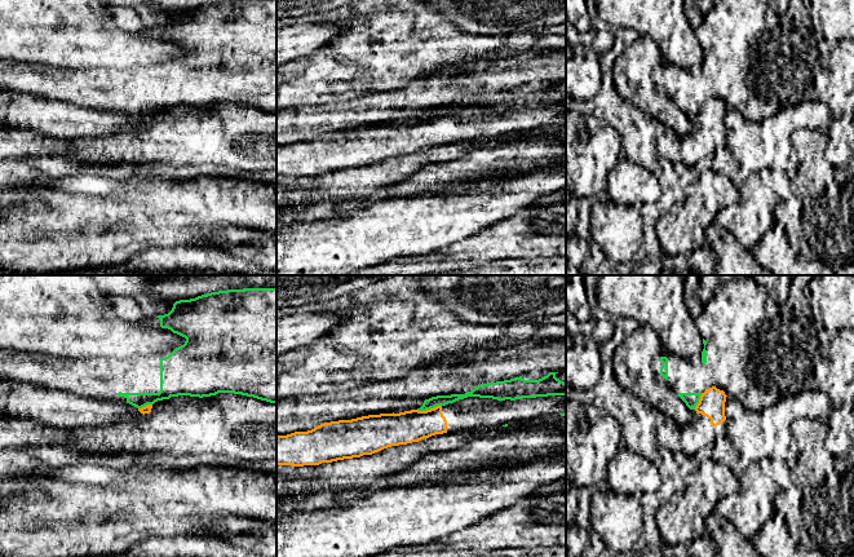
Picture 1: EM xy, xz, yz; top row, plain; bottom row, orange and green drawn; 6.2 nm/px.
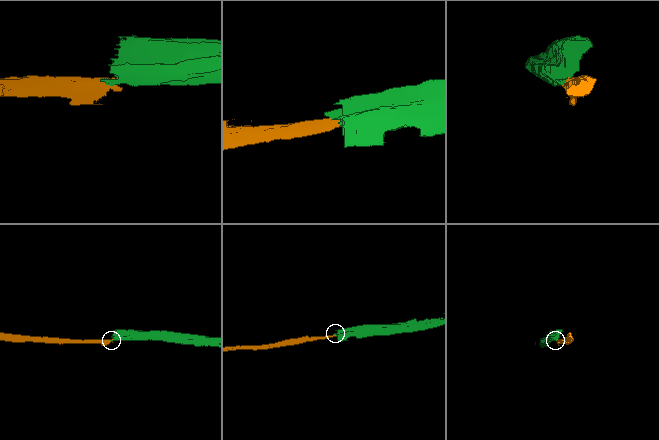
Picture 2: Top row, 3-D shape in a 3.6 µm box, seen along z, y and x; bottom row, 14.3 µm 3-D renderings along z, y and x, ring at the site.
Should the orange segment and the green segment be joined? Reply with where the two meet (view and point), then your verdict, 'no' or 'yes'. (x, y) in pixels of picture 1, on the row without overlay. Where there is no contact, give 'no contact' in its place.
xz (430, 119) | no

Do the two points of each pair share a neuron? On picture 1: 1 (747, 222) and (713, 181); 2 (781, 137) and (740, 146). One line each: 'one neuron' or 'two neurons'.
1: two neurons
2: one neuron

